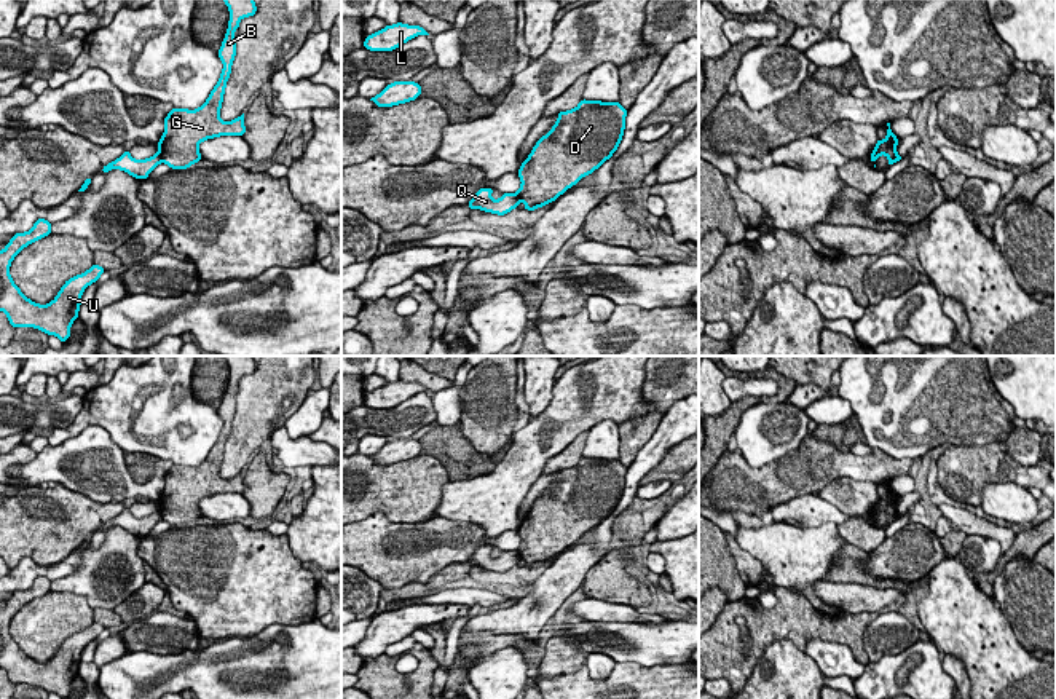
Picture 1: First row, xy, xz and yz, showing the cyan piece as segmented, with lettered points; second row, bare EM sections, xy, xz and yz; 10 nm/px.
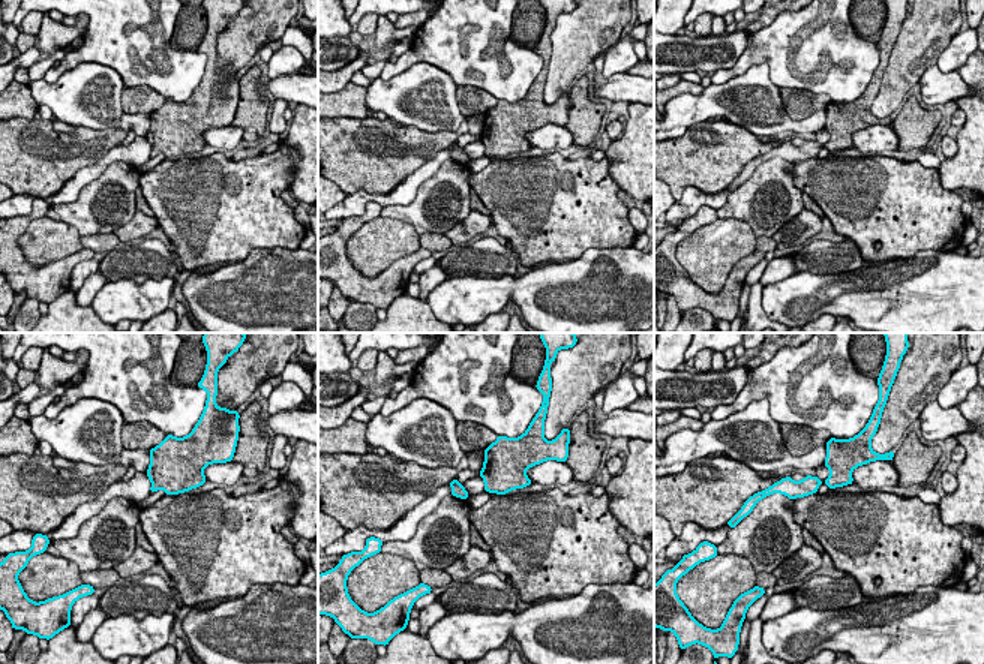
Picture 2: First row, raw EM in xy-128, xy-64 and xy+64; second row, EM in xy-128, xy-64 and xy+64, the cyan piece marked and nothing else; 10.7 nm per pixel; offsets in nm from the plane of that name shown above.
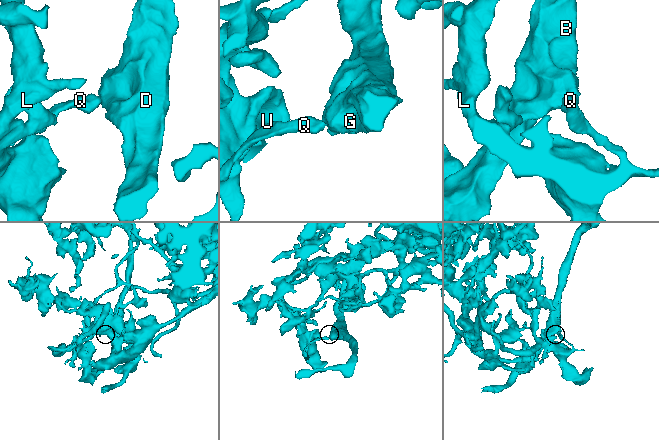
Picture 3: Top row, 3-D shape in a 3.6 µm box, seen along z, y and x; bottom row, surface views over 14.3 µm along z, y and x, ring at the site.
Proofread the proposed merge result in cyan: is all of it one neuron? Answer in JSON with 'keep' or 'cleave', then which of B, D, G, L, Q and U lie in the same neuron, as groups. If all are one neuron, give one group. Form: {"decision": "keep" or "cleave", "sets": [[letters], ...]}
{"decision": "cleave", "sets": [["B", "D", "G"], ["L", "Q", "U"]]}

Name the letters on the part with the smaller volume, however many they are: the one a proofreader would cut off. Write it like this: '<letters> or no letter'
B, D, G

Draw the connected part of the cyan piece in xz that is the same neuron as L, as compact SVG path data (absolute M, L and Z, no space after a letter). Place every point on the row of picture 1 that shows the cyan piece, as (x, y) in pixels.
M397 22L365 37L364 48L370 51L392 51L416 35L429 34L420 26Z

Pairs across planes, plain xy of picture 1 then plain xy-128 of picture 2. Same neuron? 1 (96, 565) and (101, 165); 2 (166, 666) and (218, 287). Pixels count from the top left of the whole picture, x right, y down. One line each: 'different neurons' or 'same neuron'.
1: different neurons
2: same neuron

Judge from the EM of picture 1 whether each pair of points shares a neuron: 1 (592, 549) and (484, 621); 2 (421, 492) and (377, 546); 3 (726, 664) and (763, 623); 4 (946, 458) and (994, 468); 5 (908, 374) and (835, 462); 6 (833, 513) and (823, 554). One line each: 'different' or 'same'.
1: same
2: different
3: same
4: same
5: different
6: different

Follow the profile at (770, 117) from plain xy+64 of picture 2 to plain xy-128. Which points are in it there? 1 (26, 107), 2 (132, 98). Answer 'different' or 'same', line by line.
1: different
2: different

